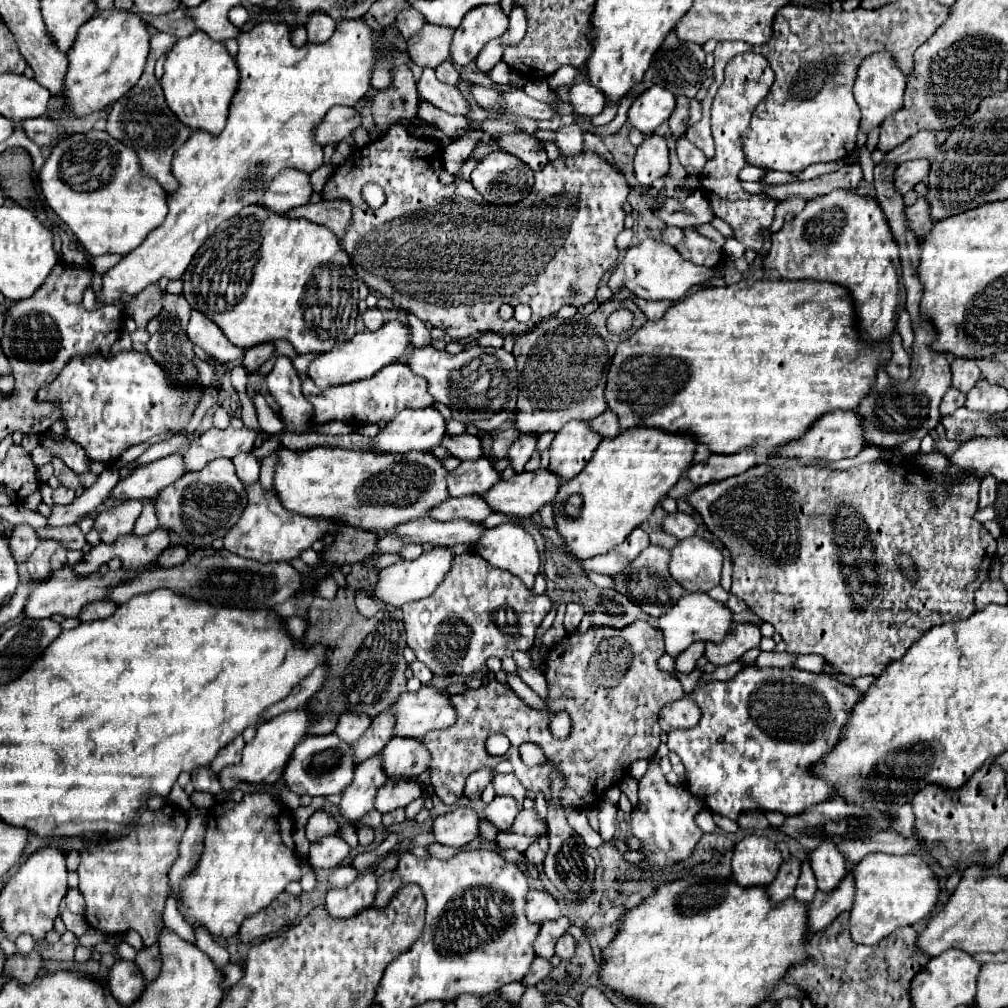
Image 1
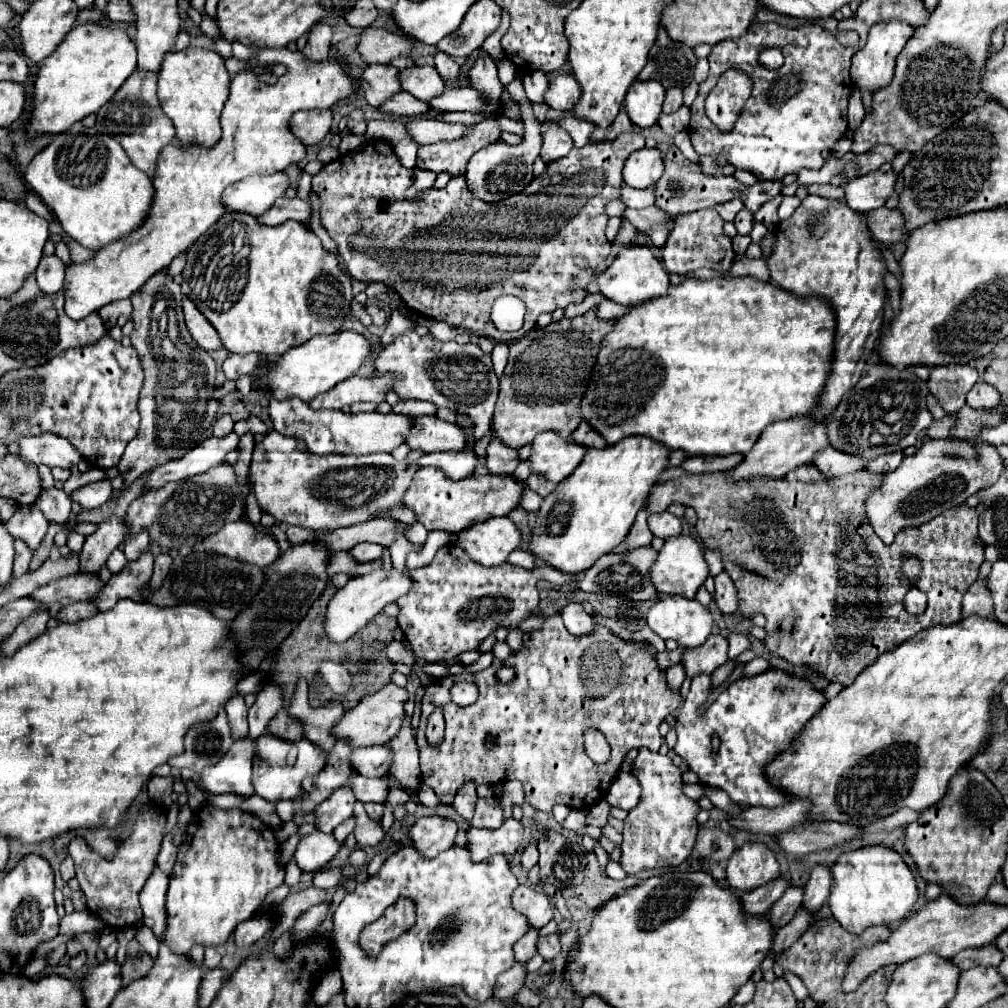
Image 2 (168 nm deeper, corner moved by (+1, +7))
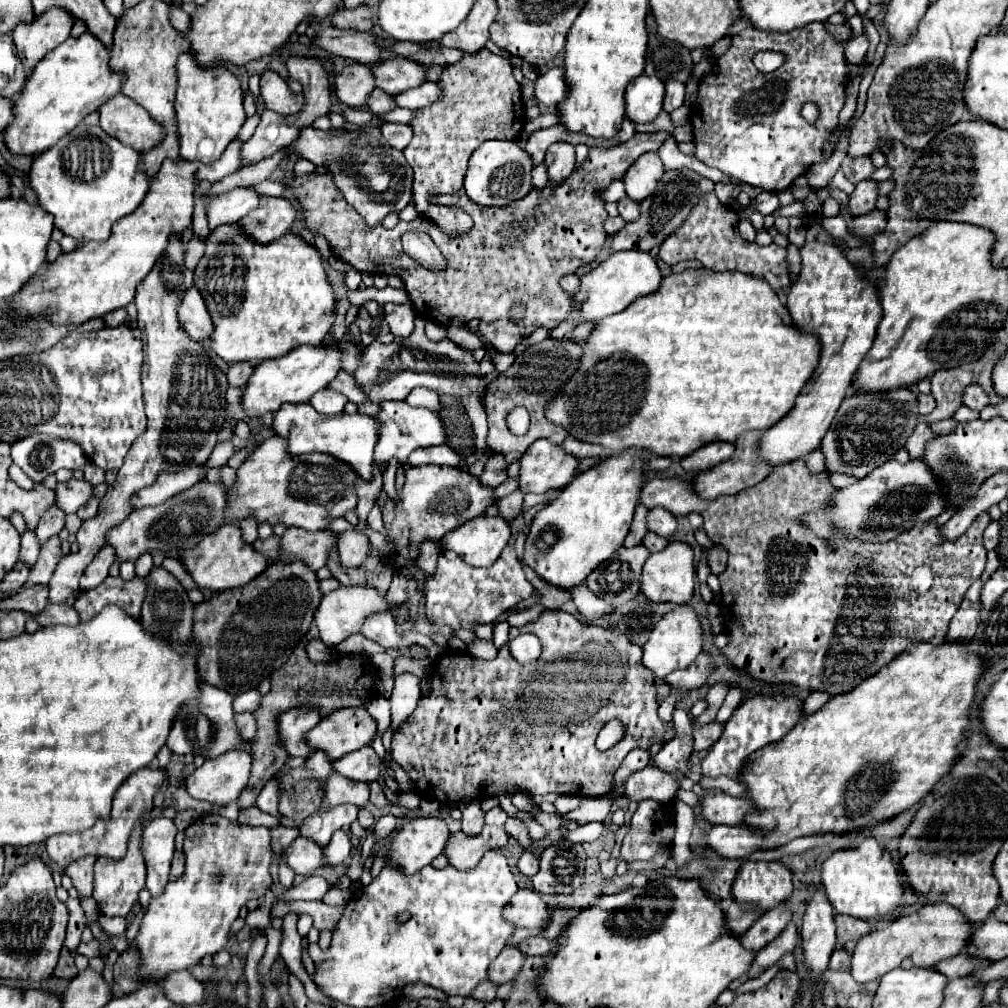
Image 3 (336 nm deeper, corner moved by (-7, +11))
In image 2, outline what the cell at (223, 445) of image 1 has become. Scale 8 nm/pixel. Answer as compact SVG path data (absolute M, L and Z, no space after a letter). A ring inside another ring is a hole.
M235 432L223 436L223 438L207 438L199 442L197 446L189 448L187 454L179 460L169 460L167 464L155 468L151 476L147 478L147 488L159 488L167 482L179 482L187 476L195 476L201 472L207 472L207 468L221 464L227 456L227 452L235 450L239 446L239 436Z

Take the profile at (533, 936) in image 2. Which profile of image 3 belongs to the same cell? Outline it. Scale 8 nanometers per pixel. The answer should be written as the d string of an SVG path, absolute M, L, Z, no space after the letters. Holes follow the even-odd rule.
M505 946L501 950L501 954L489 966L489 972L487 972L489 982L501 986L501 984L513 980L519 972L523 960L525 960L525 956L515 946Z

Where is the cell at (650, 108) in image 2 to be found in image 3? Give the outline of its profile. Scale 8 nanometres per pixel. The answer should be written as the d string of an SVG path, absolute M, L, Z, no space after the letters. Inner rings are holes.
M637 76L625 90L625 116L639 124L651 122L661 112L665 86L657 76Z

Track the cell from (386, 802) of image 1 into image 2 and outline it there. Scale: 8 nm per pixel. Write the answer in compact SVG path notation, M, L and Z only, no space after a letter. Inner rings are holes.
M357 776L351 780L351 788L355 788L355 798L361 802L377 802L383 804L389 794L389 780L385 776L381 778L365 778Z

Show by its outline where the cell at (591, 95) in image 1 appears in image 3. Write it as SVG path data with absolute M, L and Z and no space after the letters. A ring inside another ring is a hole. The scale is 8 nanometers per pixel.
M551 68L539 74L539 78L535 80L535 96L545 106L555 108L559 102L563 102L565 94L567 94L567 84L561 68Z

